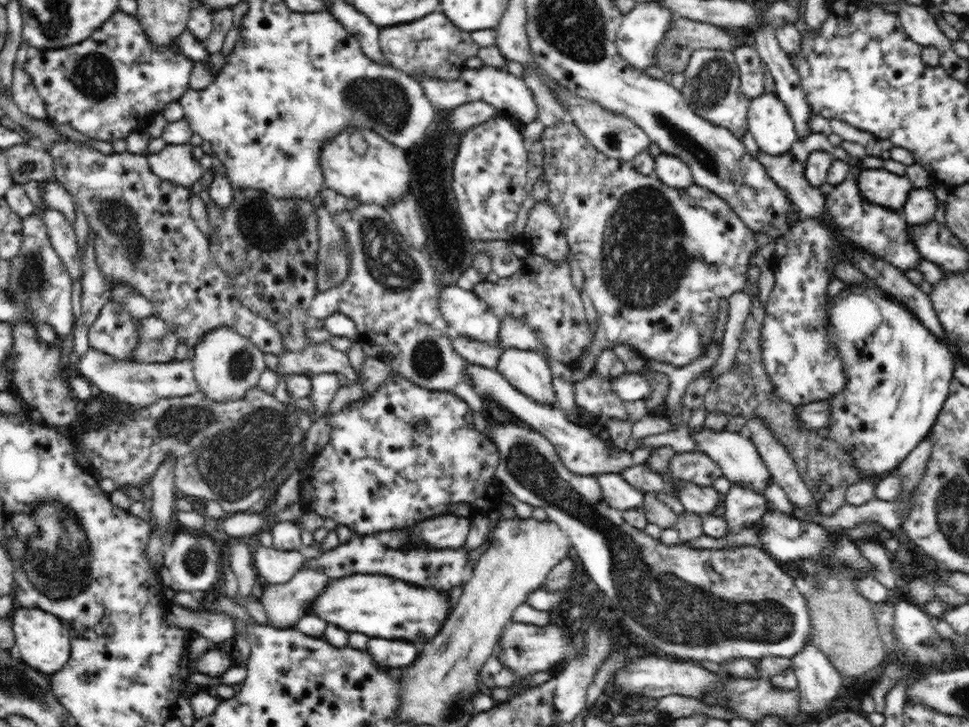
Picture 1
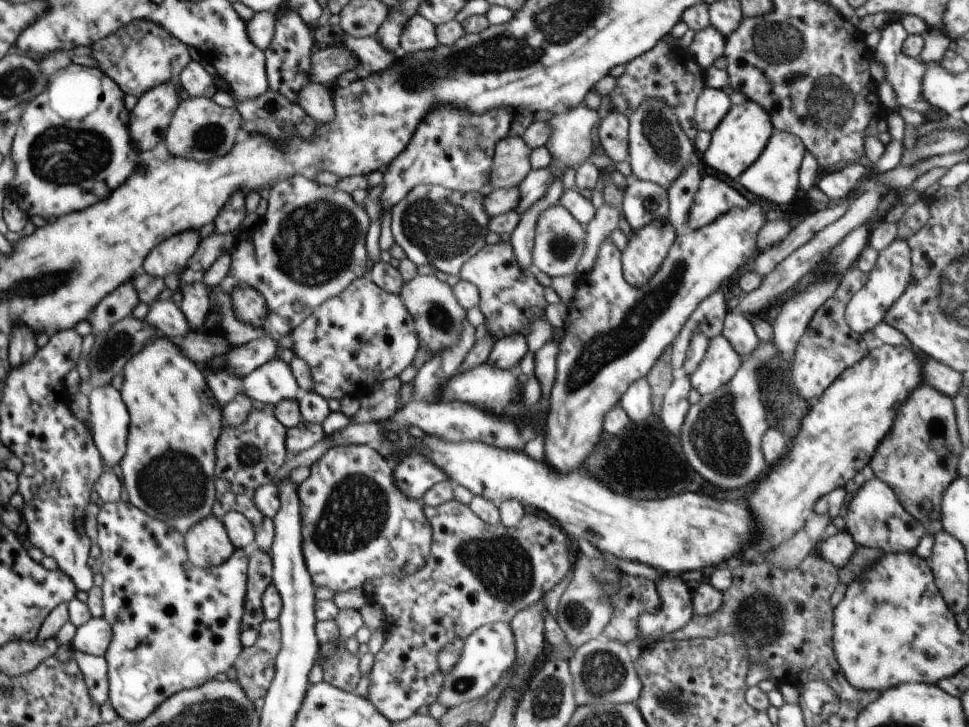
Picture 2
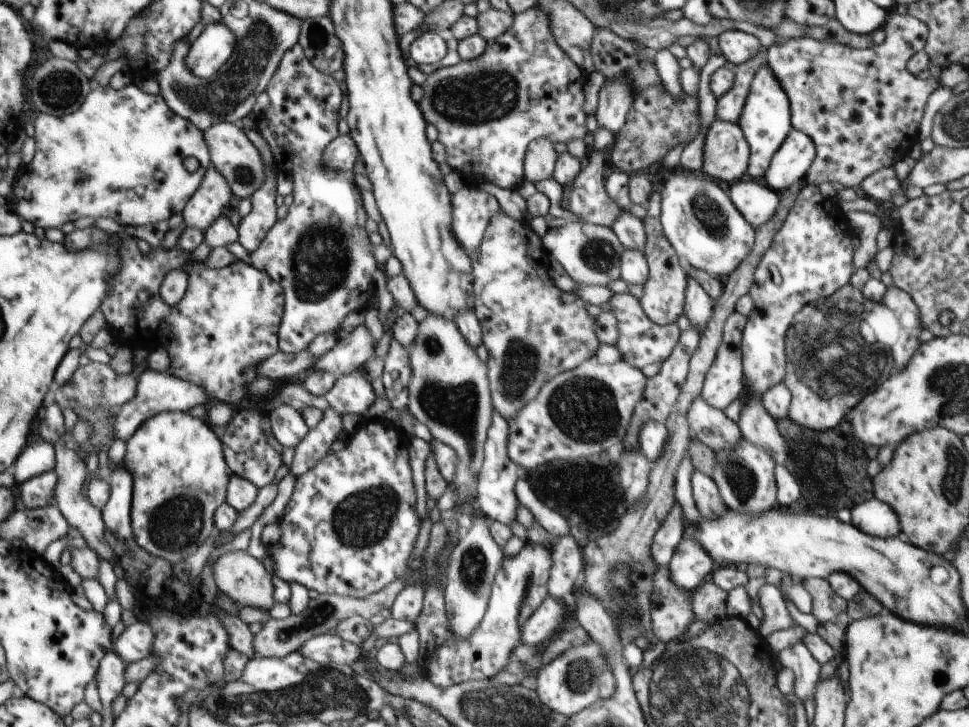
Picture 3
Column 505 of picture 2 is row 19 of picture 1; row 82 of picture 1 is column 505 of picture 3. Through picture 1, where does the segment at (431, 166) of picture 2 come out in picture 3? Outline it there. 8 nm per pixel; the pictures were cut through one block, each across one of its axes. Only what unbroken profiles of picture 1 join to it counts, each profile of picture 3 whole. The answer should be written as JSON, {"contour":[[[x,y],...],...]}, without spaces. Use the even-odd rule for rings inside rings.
{"contour":[[[534,6],[525,10],[523,13],[513,14],[512,26],[506,30],[498,41],[487,41],[486,50],[474,60],[460,61],[458,64],[443,68],[440,66],[438,70],[427,75],[426,82],[420,87],[423,96],[418,102],[420,110],[424,114],[426,122],[436,126],[439,135],[438,139],[444,146],[447,152],[447,163],[452,167],[452,170],[457,171],[465,179],[471,175],[478,174],[482,176],[488,183],[494,183],[503,189],[517,189],[521,182],[525,180],[524,174],[524,159],[528,145],[537,138],[549,138],[554,144],[557,142],[573,141],[574,139],[582,139],[590,141],[590,134],[586,128],[586,118],[588,117],[585,111],[585,88],[580,84],[581,68],[571,60],[570,55],[558,46],[553,32],[549,16],[538,7]]]}

